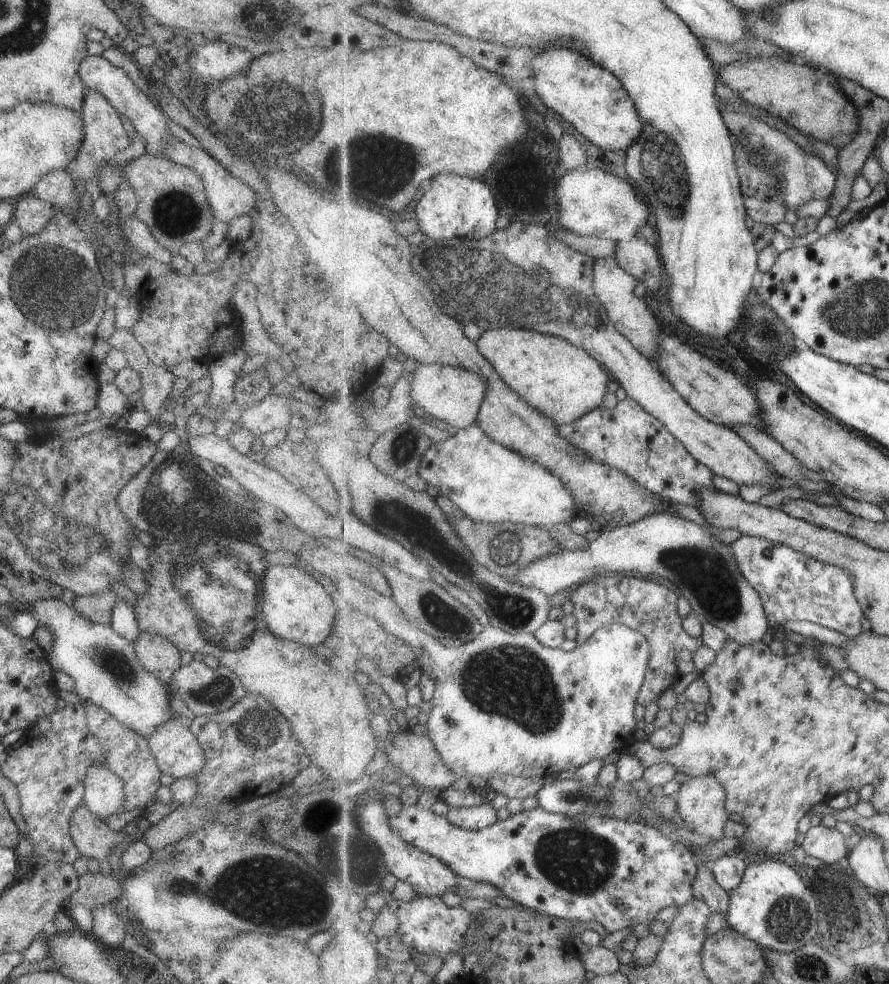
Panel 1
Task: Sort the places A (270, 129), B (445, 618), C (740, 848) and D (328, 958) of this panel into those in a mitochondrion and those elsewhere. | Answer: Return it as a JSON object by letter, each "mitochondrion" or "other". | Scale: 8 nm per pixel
{"A":"mitochondrion","B":"mitochondrion","C":"other","D":"other"}

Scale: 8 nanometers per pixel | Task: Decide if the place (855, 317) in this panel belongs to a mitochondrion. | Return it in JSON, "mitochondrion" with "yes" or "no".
{"mitochondrion":"yes"}

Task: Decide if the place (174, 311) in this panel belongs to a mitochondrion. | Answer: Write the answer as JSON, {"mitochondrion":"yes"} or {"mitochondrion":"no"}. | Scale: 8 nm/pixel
{"mitochondrion":"no"}

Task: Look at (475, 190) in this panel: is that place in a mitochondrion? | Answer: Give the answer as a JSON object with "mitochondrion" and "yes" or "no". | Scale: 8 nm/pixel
{"mitochondrion":"no"}

